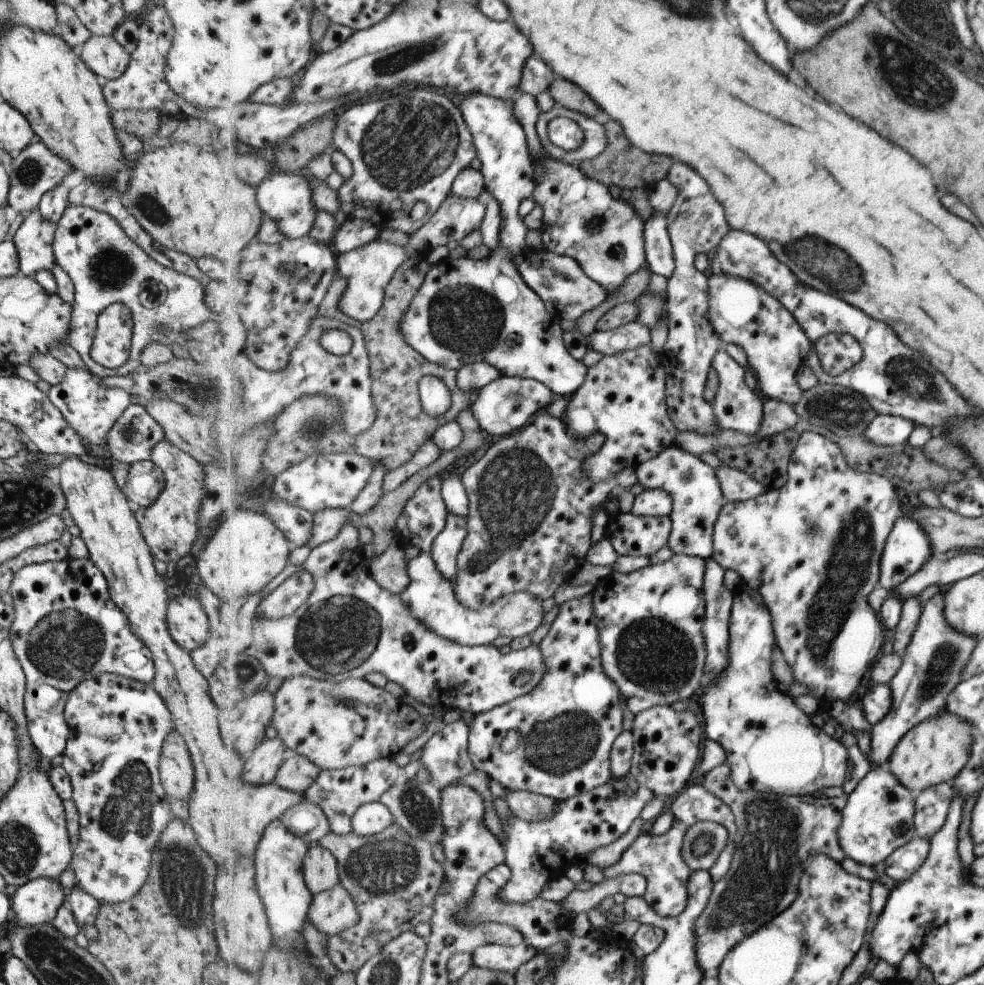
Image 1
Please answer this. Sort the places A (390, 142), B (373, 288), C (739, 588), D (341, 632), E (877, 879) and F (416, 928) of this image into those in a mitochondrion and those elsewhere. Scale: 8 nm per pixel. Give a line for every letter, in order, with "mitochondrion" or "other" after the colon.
A: mitochondrion
B: other
C: other
D: mitochondrion
E: other
F: other

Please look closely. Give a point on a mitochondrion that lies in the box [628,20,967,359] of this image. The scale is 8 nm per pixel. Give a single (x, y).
(920, 81)

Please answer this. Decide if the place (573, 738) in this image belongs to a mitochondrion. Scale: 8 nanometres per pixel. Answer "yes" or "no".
yes

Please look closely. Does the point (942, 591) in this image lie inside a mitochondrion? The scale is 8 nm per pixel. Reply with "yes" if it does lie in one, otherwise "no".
no

